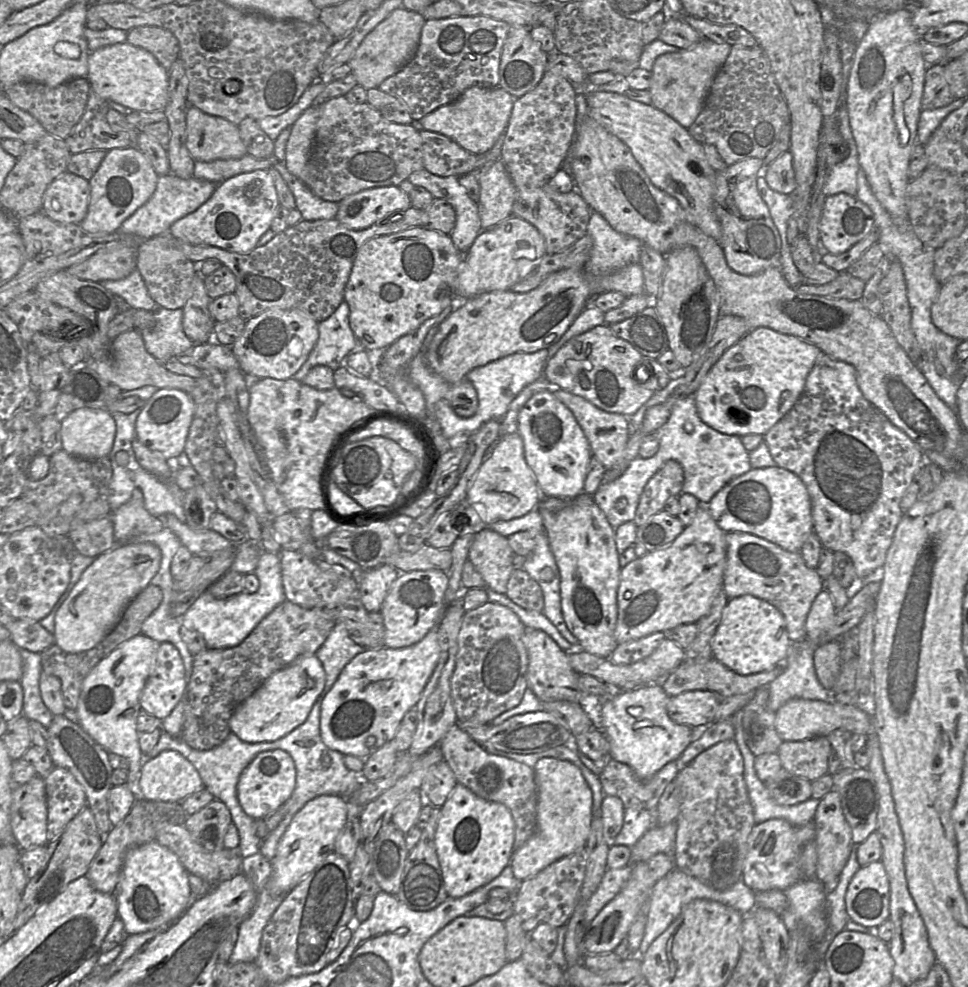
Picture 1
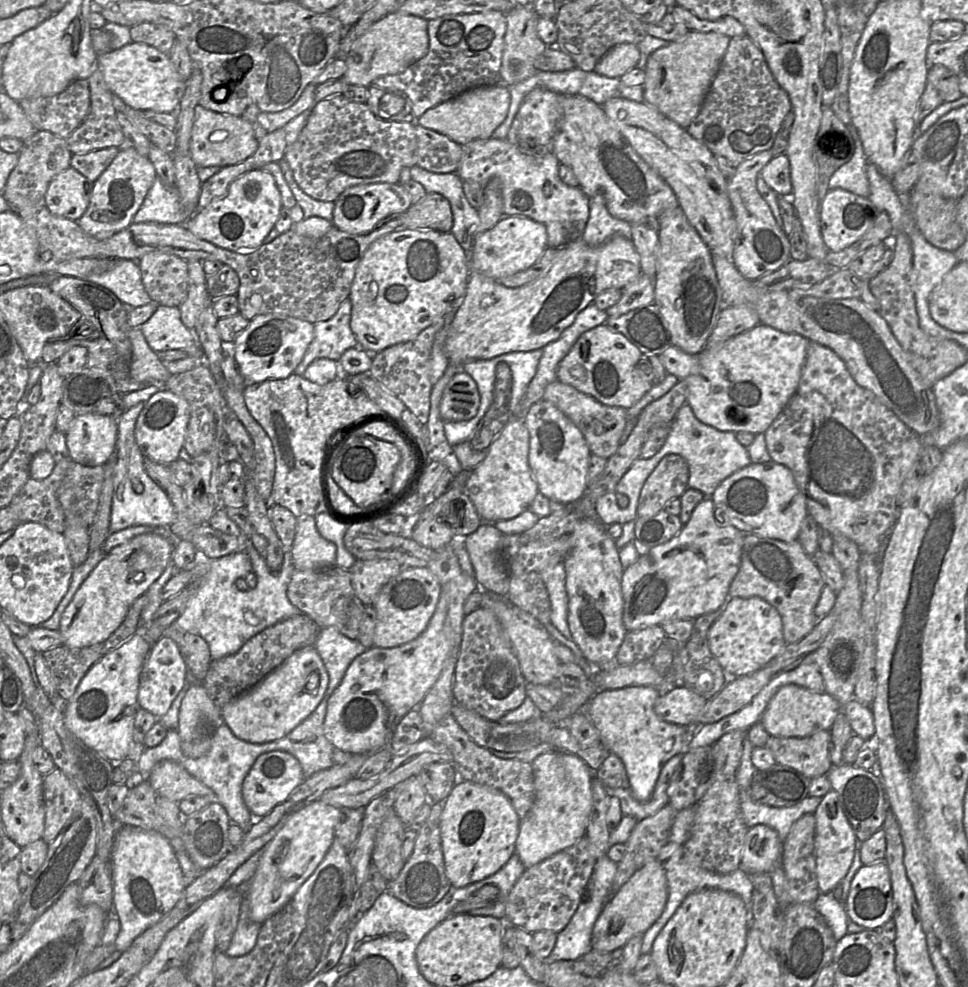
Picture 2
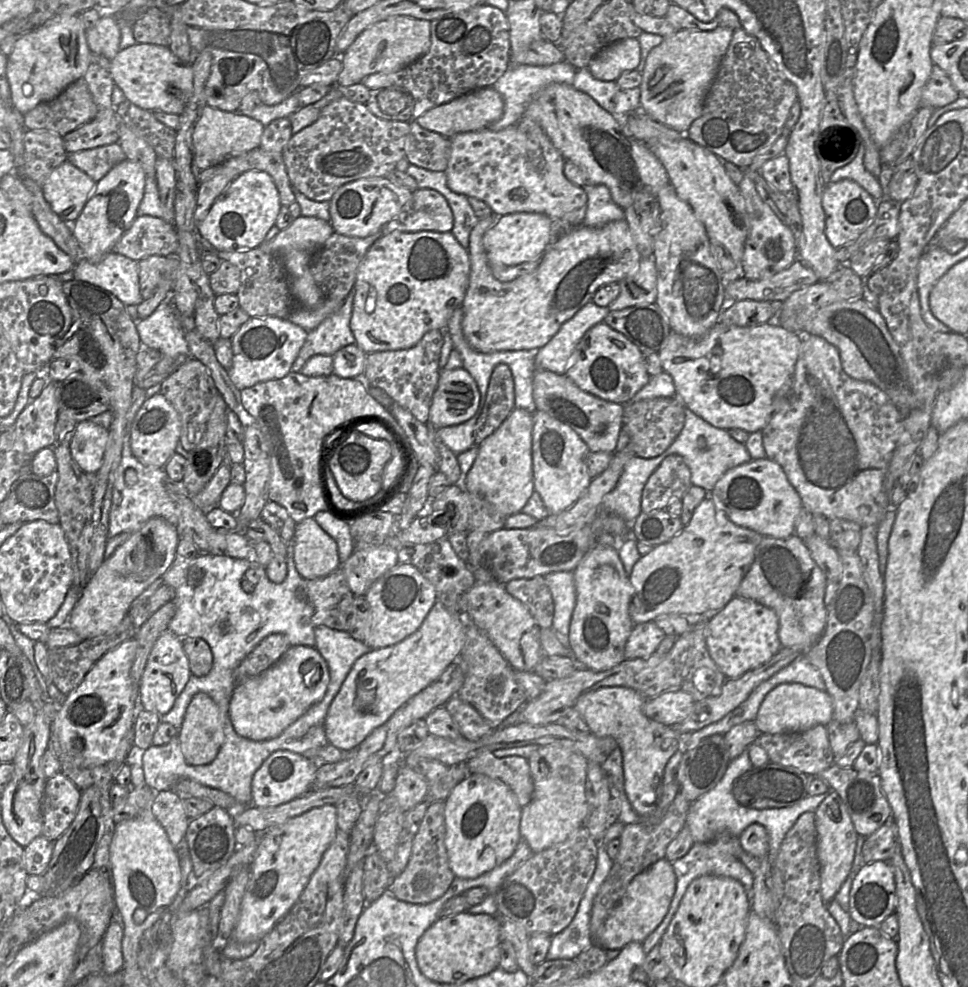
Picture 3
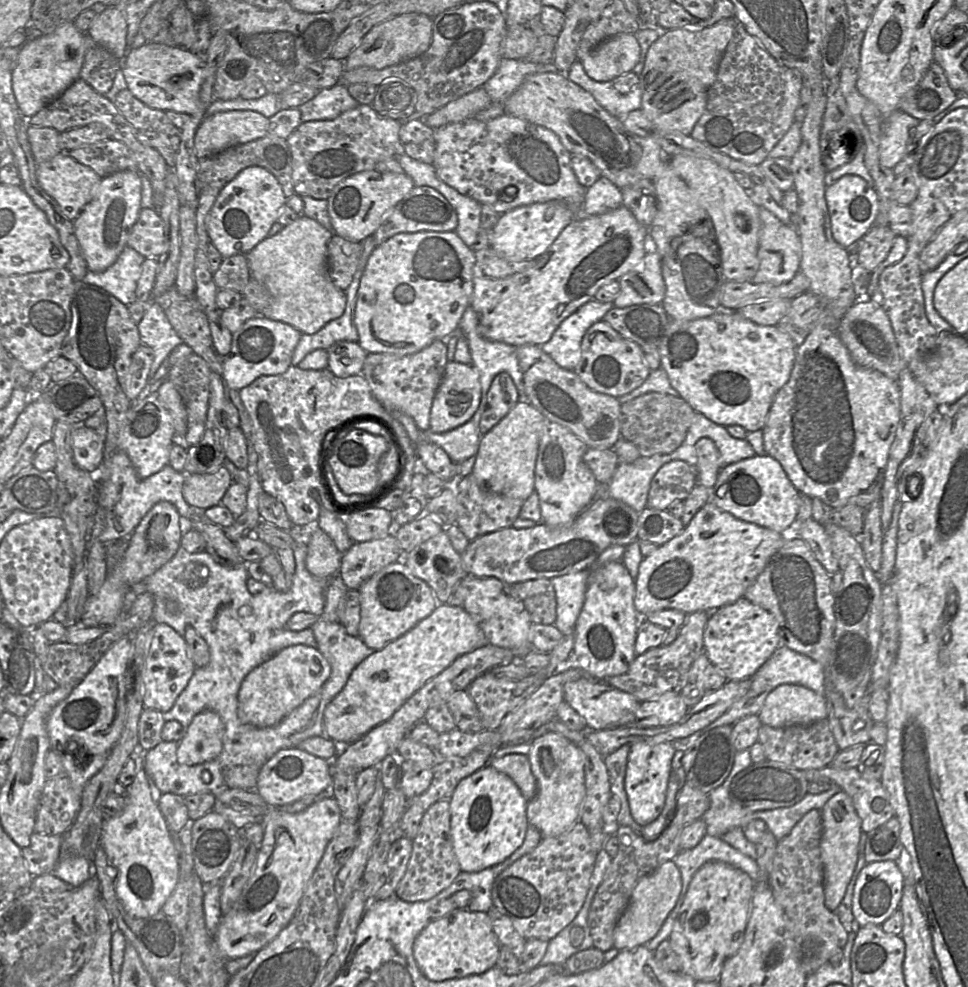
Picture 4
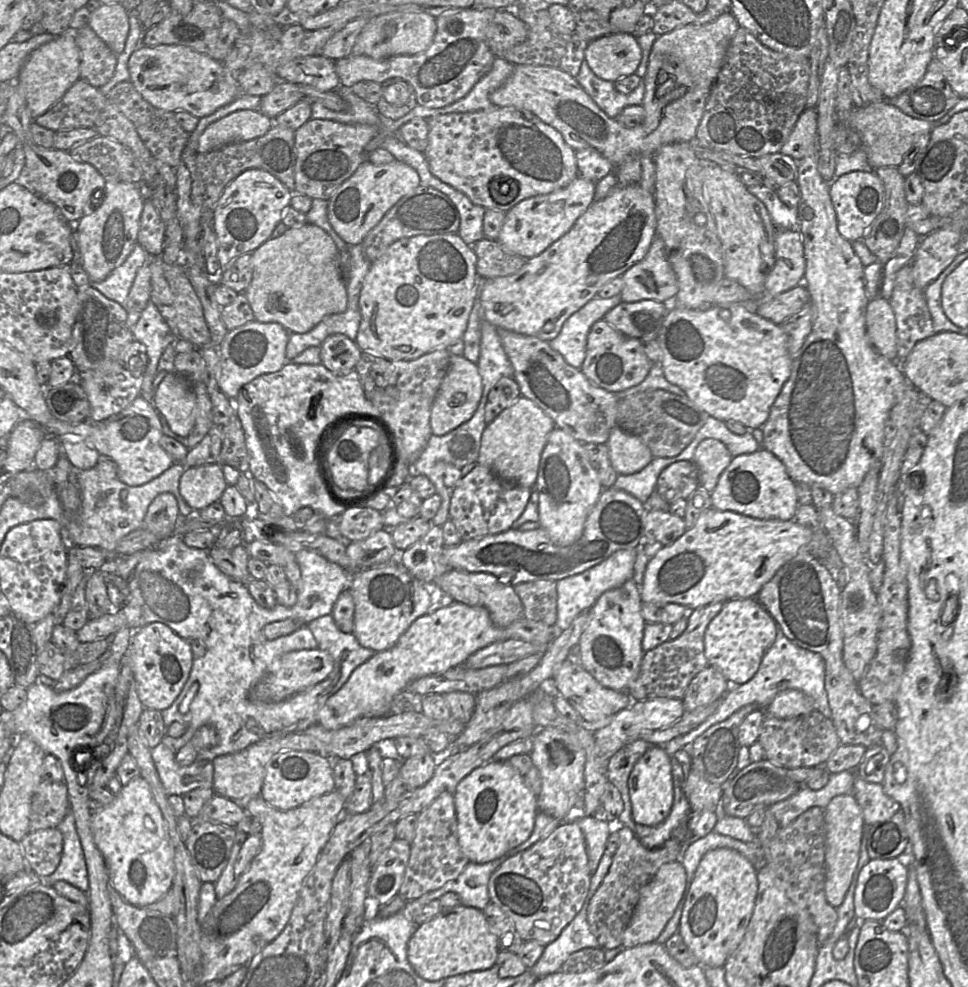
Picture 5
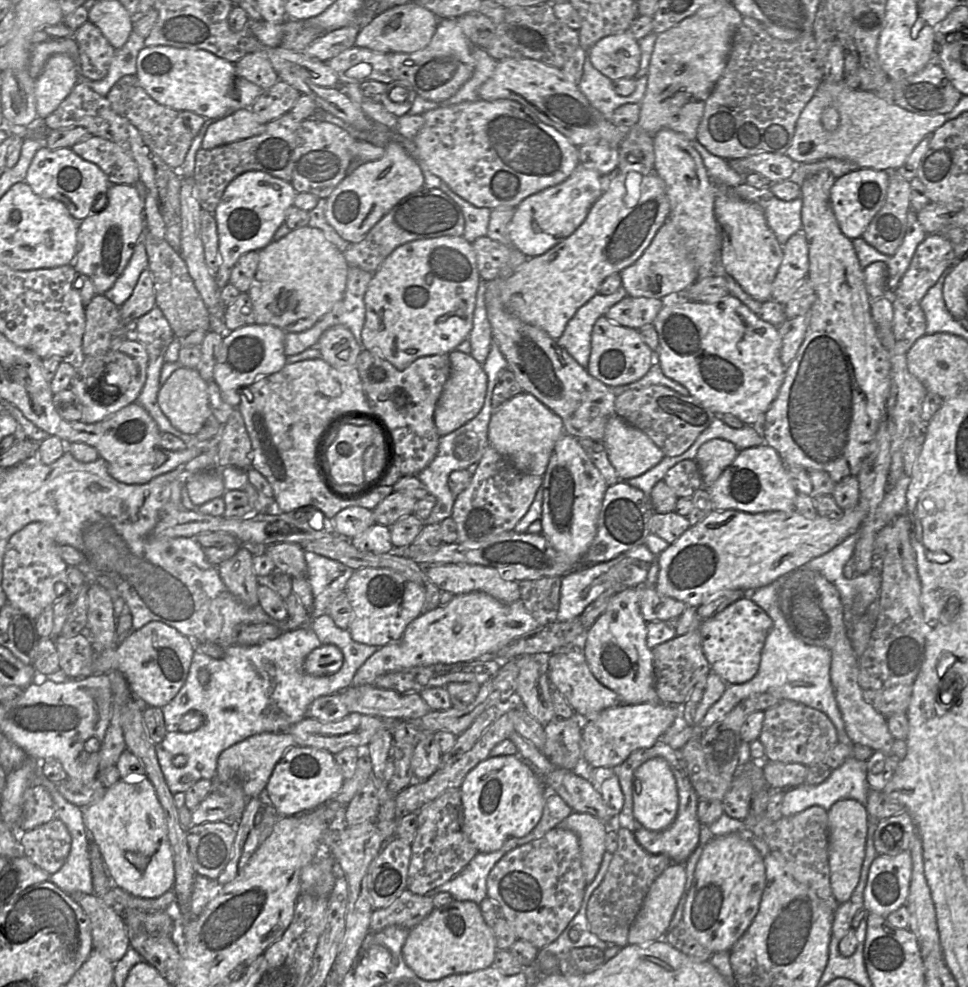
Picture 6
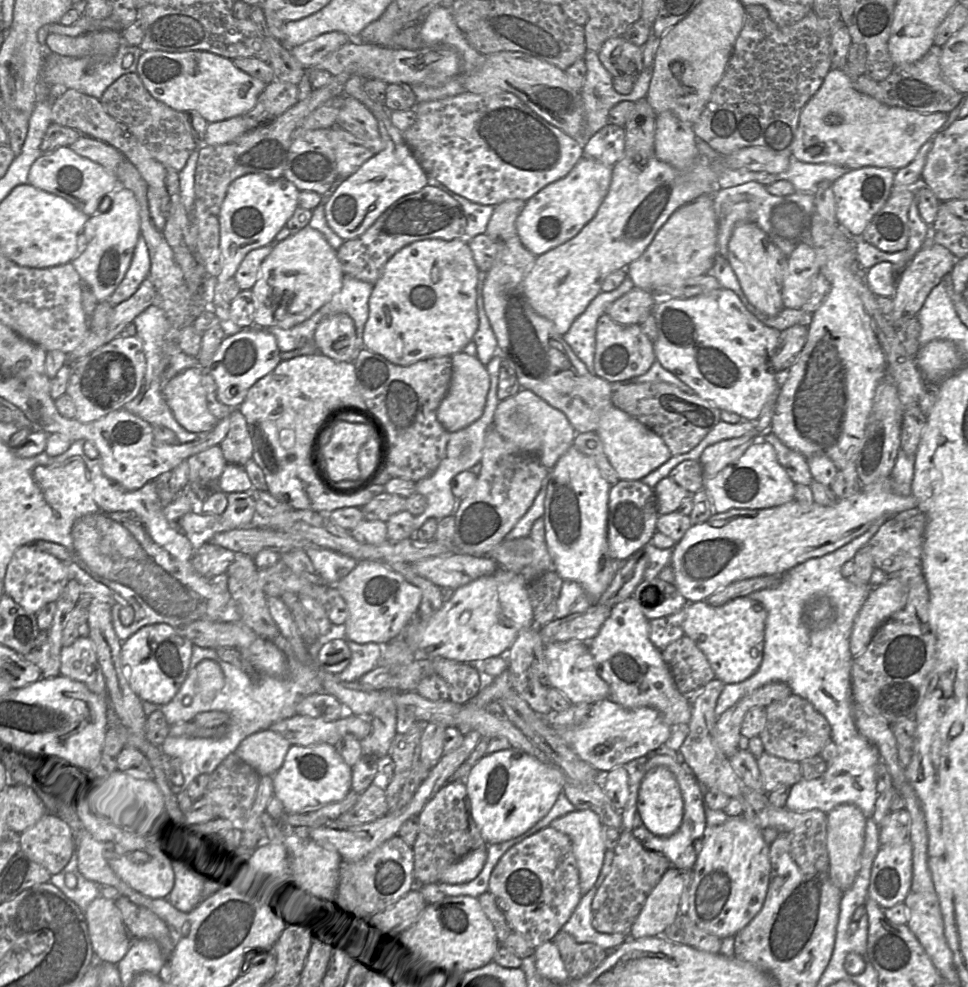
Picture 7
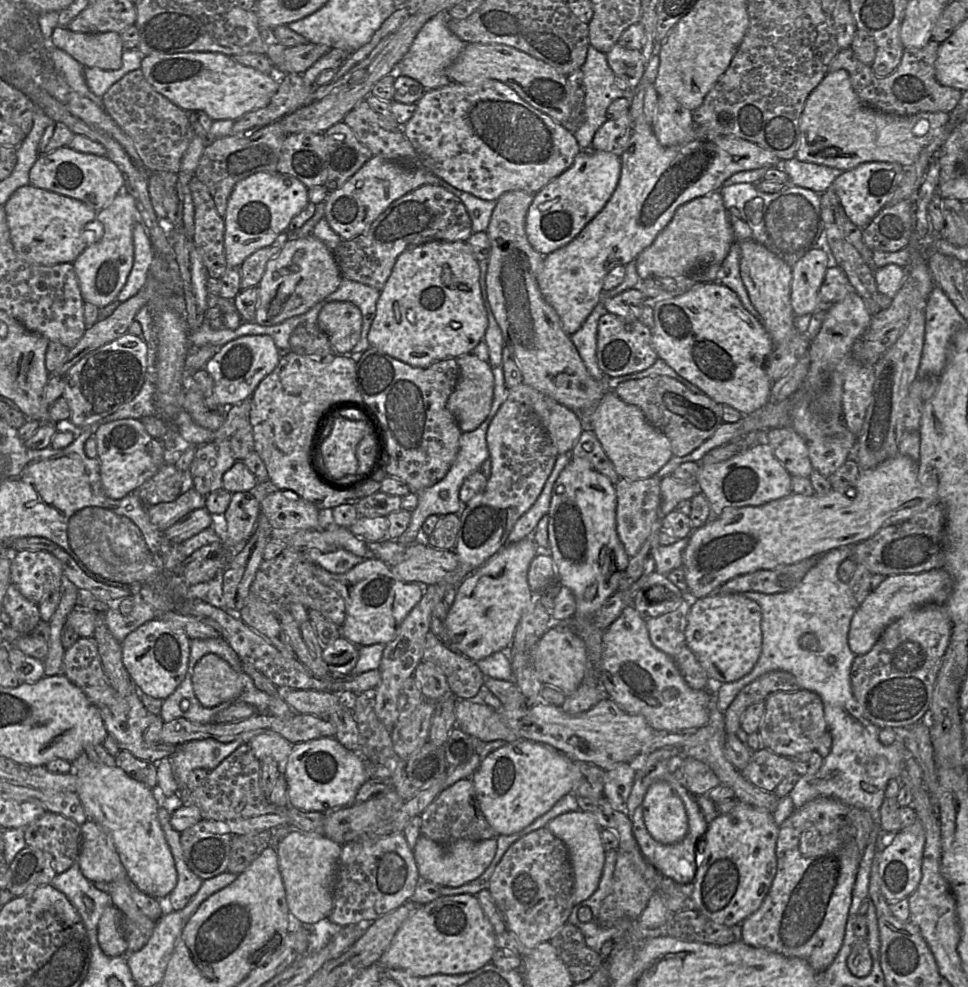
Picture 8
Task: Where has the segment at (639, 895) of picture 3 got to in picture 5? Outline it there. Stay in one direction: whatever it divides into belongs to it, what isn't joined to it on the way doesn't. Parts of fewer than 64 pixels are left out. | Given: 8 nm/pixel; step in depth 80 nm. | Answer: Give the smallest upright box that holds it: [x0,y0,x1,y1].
[621,860,686,948]

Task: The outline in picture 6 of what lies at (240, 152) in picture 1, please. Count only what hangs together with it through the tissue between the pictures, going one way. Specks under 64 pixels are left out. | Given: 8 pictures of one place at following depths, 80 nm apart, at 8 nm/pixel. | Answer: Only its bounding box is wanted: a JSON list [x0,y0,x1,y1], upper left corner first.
[202,109,265,149]

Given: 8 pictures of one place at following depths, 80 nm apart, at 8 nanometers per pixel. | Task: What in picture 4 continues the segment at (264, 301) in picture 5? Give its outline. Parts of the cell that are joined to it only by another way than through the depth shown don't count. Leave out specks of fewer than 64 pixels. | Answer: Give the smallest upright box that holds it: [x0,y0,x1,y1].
[247,214,346,334]

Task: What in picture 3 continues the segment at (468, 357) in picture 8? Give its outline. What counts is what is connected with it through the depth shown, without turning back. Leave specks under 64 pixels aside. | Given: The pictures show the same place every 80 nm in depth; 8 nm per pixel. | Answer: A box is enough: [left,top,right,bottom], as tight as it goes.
[426,367,479,430]

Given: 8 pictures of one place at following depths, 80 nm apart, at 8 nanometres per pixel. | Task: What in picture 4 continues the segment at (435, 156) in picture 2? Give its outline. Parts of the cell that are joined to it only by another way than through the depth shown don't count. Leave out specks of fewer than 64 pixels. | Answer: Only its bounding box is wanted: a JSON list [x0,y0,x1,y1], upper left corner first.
[400,119,435,164]

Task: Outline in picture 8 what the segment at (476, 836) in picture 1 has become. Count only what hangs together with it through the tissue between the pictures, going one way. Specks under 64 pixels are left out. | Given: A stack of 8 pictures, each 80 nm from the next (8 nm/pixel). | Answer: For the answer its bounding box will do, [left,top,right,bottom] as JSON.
[471,739,581,835]

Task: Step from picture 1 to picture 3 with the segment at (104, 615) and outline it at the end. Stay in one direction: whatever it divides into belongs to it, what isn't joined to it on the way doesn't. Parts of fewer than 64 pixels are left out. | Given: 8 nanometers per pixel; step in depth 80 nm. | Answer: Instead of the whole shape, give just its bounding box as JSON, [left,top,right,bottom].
[61,517,179,640]

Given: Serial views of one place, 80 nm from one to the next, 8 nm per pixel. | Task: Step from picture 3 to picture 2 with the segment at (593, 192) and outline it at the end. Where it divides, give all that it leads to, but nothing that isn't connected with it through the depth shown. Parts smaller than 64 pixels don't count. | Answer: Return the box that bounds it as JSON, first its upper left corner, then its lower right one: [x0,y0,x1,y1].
[582,193,632,246]

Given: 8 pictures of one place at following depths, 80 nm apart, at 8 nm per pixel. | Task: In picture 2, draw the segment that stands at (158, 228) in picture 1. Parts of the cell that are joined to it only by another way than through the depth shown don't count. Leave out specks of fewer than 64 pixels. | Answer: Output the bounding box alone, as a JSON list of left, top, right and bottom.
[132,176,188,224]

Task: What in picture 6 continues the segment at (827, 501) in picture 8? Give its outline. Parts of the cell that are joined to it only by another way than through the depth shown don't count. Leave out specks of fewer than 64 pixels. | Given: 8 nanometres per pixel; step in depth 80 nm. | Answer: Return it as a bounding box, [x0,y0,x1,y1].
[655,504,865,608]

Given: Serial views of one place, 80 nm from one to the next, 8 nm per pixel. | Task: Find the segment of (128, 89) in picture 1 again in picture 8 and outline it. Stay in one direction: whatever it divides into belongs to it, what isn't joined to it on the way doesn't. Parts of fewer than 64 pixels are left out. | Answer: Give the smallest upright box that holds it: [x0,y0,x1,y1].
[140,52,279,121]

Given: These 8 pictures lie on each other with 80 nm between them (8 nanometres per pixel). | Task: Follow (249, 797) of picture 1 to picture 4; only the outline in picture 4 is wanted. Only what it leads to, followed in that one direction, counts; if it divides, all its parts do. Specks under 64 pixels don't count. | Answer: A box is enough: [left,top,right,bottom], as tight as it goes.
[256,747,333,807]

